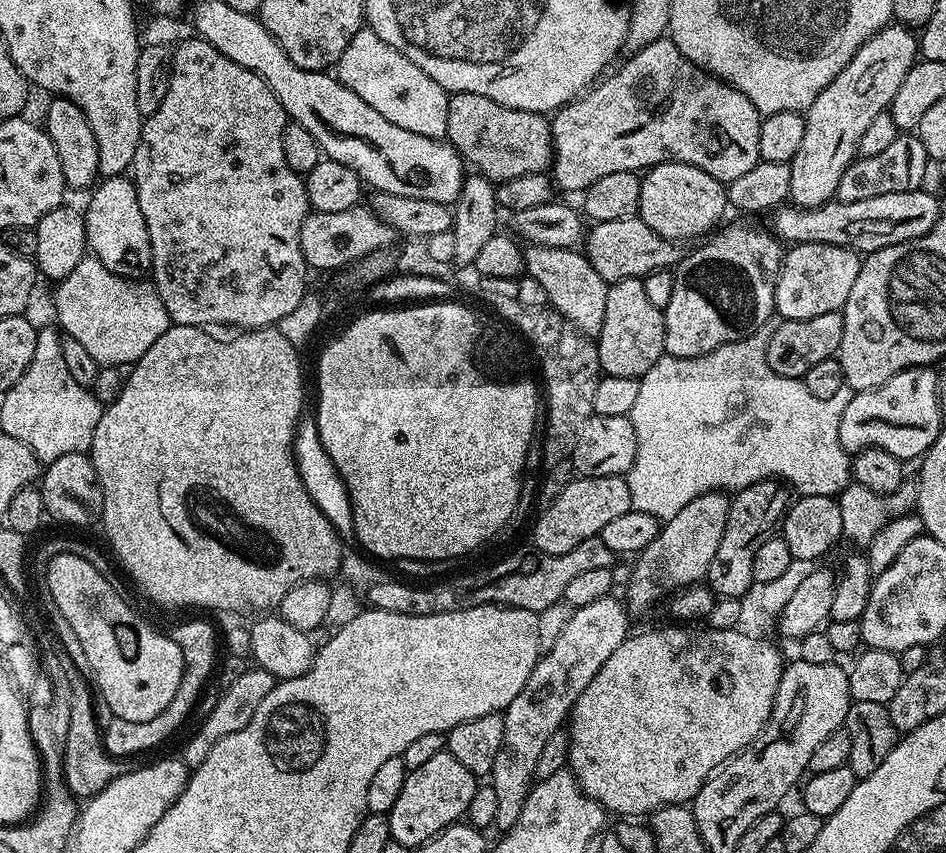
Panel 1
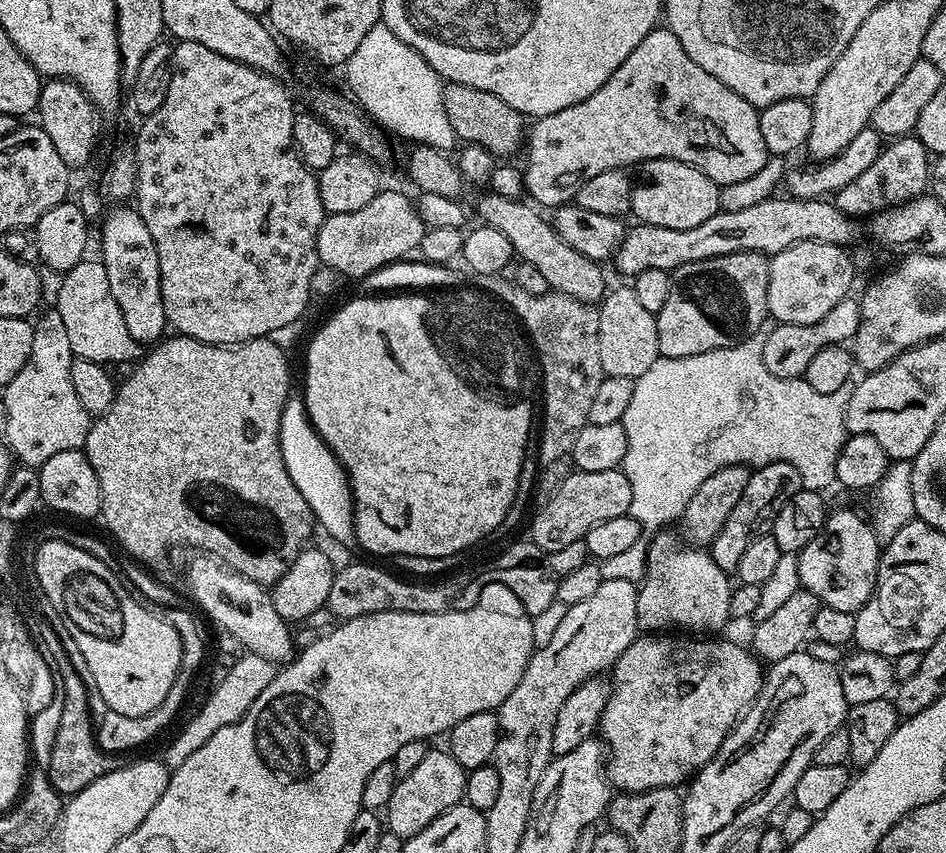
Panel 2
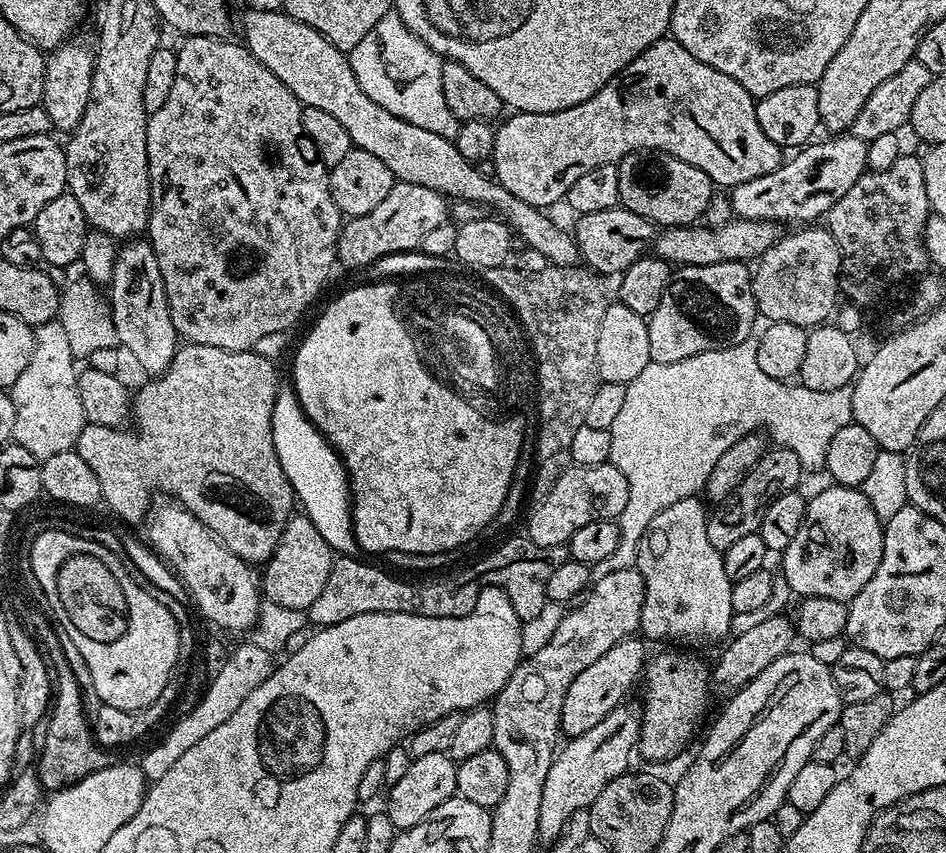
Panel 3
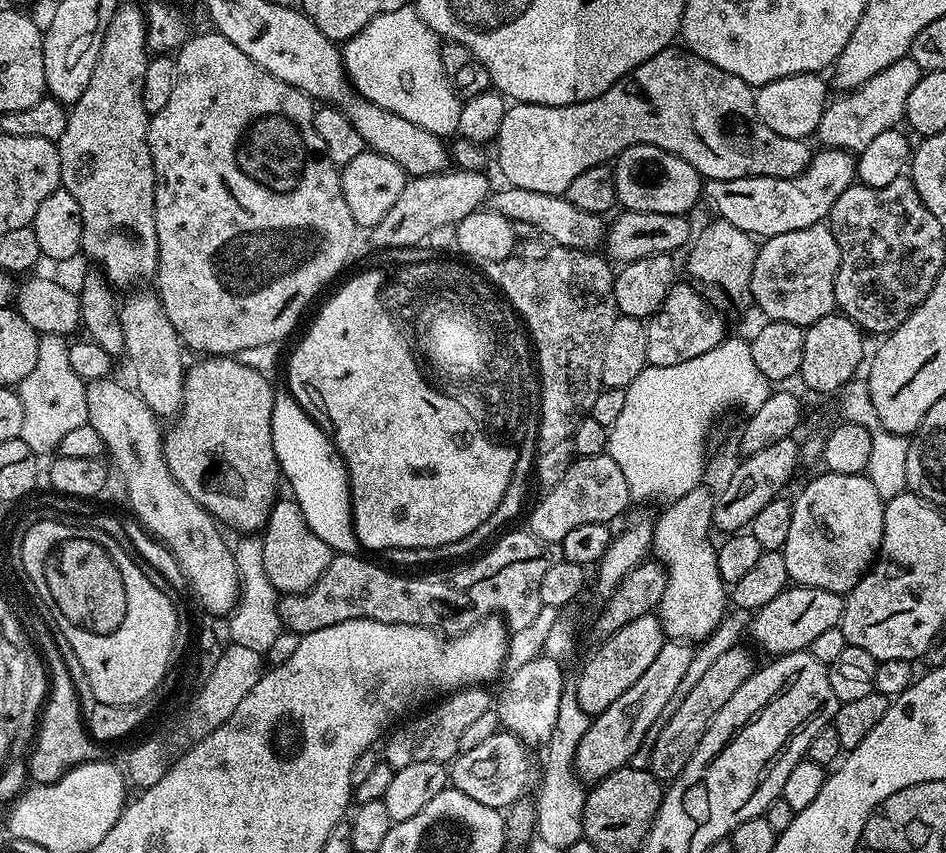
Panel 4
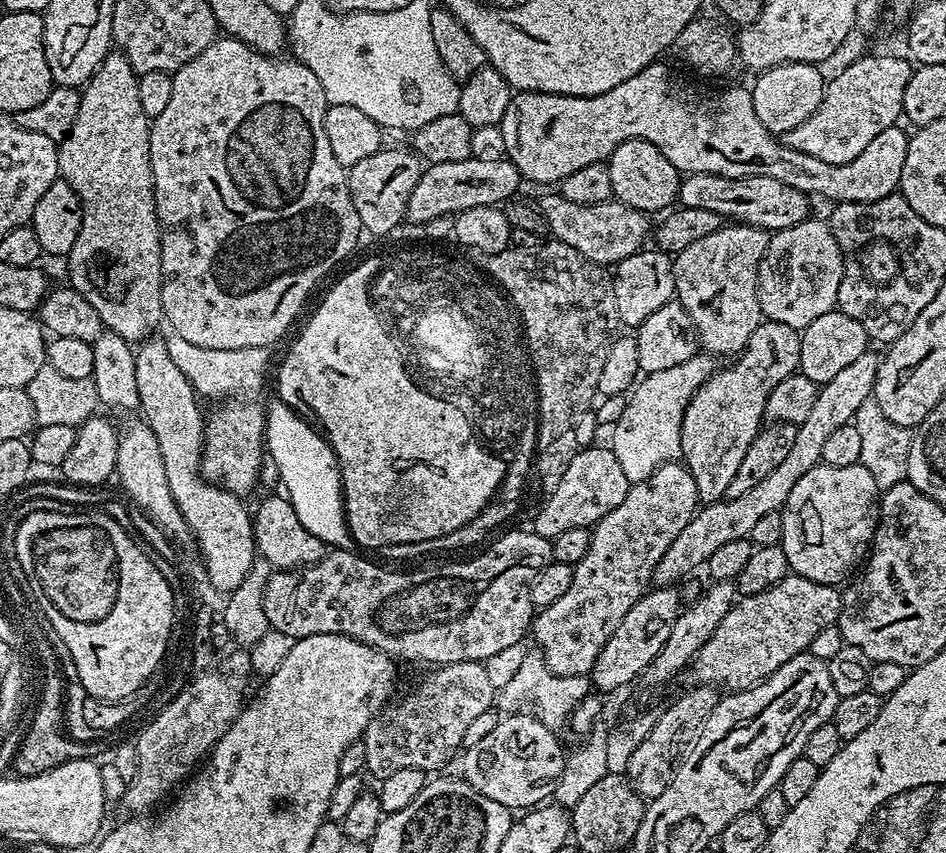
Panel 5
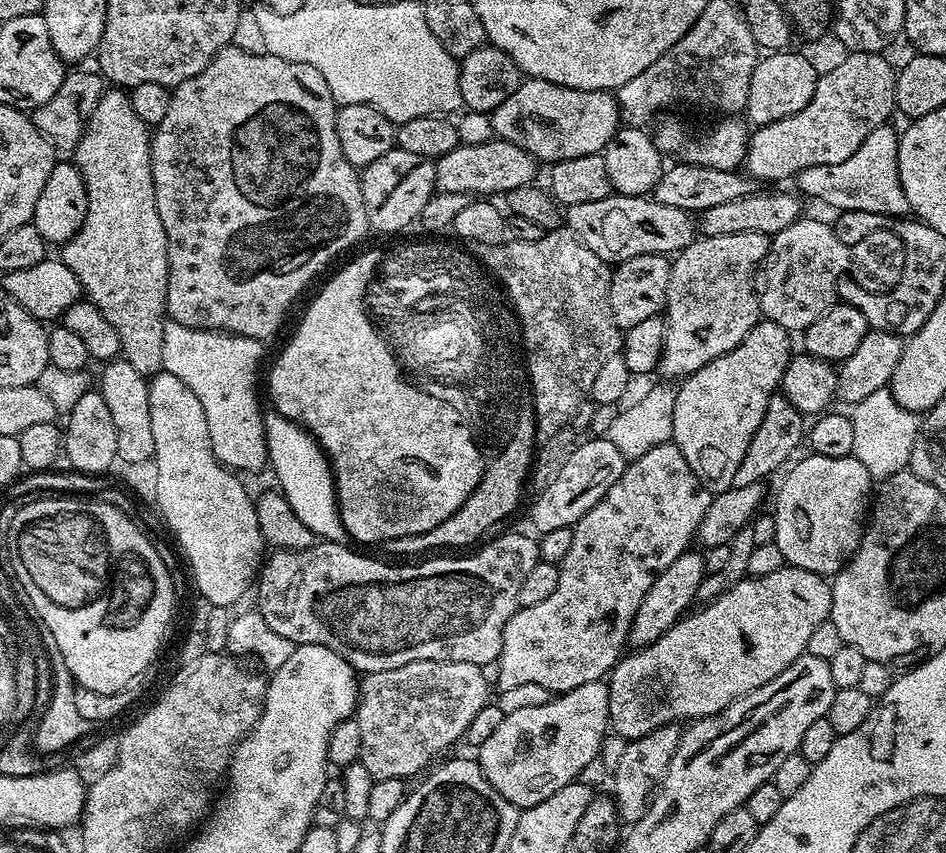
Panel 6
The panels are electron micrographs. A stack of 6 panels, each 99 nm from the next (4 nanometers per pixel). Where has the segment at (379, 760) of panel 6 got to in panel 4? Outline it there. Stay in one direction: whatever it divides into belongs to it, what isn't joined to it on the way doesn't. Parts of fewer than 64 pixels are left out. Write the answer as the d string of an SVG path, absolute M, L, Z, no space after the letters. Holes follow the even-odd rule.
M484 686L459 688L456 692L447 693L439 702L424 710L429 712L421 711L405 719L399 726L393 727L390 735L383 741L383 759L394 770L414 766L414 762L438 762L447 765L455 760L460 752L462 733L493 707L494 700L491 695L488 697L488 691L489 689Z

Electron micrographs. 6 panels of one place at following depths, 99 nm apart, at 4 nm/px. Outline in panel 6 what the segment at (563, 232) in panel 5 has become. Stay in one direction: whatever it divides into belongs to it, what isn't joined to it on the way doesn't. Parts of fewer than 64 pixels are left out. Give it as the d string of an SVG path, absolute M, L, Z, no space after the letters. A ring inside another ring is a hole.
M613 194L600 199L599 202L578 202L578 206L567 206L562 220L567 231L574 233L586 246L590 246L590 250L594 250L594 254L598 254L598 258L605 260L609 266L621 264L624 260L642 254L668 256L681 252L686 246L690 246L698 236L698 224L693 213L678 210L678 206L662 206L662 202L658 202L651 195L621 196Z

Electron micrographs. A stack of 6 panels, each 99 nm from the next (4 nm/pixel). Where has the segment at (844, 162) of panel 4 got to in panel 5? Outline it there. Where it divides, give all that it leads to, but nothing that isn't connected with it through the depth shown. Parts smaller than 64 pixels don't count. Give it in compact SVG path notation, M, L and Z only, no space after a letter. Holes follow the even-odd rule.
M694 172L681 179L678 200L685 208L714 210L714 214L727 218L729 221L763 228L769 233L776 232L779 228L794 226L798 222L809 219L810 216L809 197L794 190L794 186L786 186L786 182L778 182L778 178L765 176L730 178L718 174Z

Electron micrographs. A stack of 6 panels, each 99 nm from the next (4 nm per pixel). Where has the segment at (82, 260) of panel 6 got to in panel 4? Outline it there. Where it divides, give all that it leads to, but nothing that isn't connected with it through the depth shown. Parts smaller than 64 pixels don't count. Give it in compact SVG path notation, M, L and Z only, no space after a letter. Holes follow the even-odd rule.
M120 2L120 3L117 3L117 5L116 5L116 13L115 13L115 14L114 14L114 18L110 18L110 26L106 26L106 38L102 38L102 50L101 50L101 51L100 51L100 53L99 53L99 54L98 54L98 62L94 62L94 74L90 74L90 82L89 82L89 84L88 84L88 85L86 85L86 90L85 90L85 92L84 92L84 93L82 93L82 98L78 98L78 102L77 102L77 103L76 103L76 104L73 104L73 105L71 105L71 108L70 108L70 111L69 111L69 113L68 113L68 121L67 121L67 122L66 122L66 130L62 130L62 138L61 138L61 139L60 139L60 140L57 140L57 141L55 141L55 146L56 146L56 149L57 149L57 150L58 150L58 158L59 158L59 159L60 159L60 183L61 183L61 185L62 185L62 186L63 186L63 187L64 187L64 188L65 188L65 189L66 189L66 191L68 191L68 192L69 192L69 193L70 193L70 194L74 194L74 202L78 202L78 206L79 206L79 207L80 207L80 209L81 209L81 210L82 210L82 242L81 242L81 243L80 243L80 250L81 250L81 253L83 253L83 255L84 255L84 256L85 256L85 257L86 257L86 256L87 256L87 255L88 255L88 256L89 256L89 258L90 258L90 259L92 259L92 260L93 260L93 262L94 262L94 263L96 263L96 264L93 264L93 265L96 265L96 266L99 266L99 267L100 267L100 268L101 268L101 269L102 269L102 273L103 273L103 275L104 275L104 278L105 278L105 281L107 281L107 282L108 282L108 284L110 284L110 285L111 285L111 287L112 287L112 288L113 288L113 289L116 289L116 290L119 290L119 288L132 288L132 287L133 287L133 288L132 288L132 289L135 289L135 288L136 288L136 287L137 287L137 286L140 286L140 285L136 285L136 286L135 286L135 284L140 284L140 283L142 283L142 282L143 282L143 280L148 280L148 281L151 281L151 280L152 280L152 279L153 279L153 277L155 277L155 274L156 274L156 267L157 267L157 266L158 266L158 234L157 234L157 233L156 233L156 171L155 171L155 170L154 170L154 166L153 166L153 165L152 165L152 155L151 155L151 154L150 154L150 146L149 146L149 145L148 145L148 122L149 122L149 119L150 119L150 113L148 113L148 111L147 111L147 110L146 110L146 106L142 106L142 78L146 78L146 66L147 66L147 65L148 65L148 62L149 62L149 59L150 59L150 49L149 49L149 47L148 47L148 39L147 39L147 38L146 38L146 22L145 22L145 21L144 21L144 8L143 8L143 7L141 7L141 5L139 5L139 6L138 6L138 5L136 5L136 4L124 4L124 2Z

